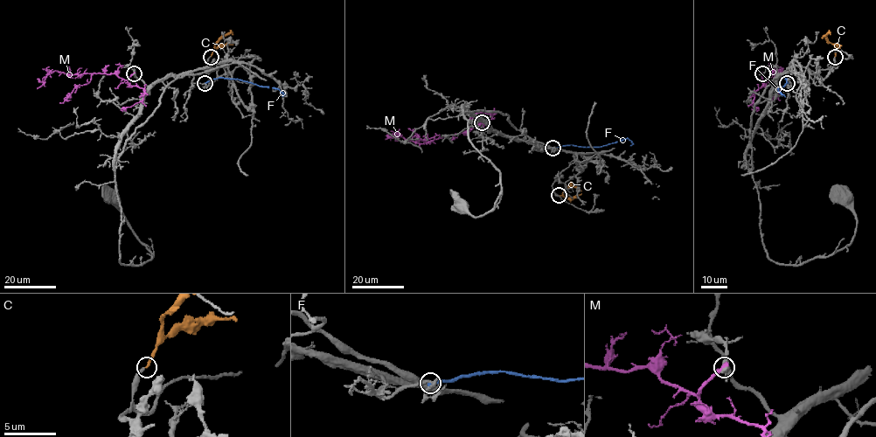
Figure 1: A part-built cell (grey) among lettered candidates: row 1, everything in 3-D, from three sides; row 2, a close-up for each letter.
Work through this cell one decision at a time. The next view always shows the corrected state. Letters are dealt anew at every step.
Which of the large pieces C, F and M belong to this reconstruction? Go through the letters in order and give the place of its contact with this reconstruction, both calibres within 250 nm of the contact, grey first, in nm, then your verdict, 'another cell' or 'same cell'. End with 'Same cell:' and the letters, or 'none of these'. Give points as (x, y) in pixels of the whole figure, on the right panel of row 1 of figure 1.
C: contact (835, 57); calibres 190 and 200 nm; same cell
F: contact (787, 83); calibres 260 and 240 nm; another cell
M: contact (762, 73); calibres 320 and 300 nm; another cell
Same cell: C

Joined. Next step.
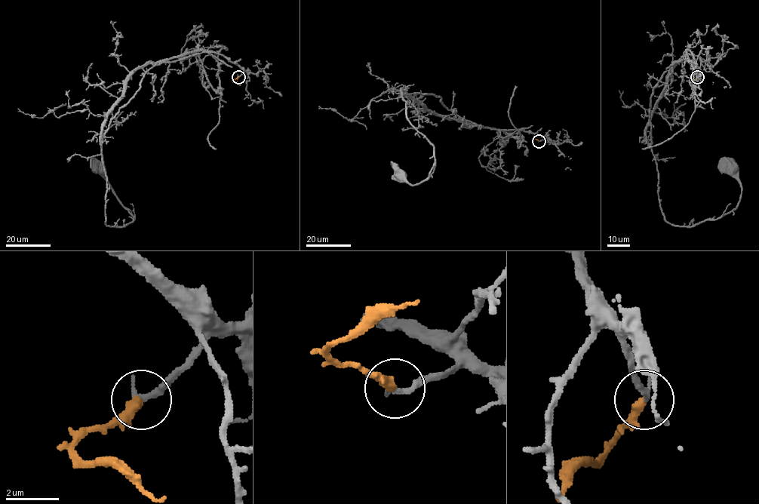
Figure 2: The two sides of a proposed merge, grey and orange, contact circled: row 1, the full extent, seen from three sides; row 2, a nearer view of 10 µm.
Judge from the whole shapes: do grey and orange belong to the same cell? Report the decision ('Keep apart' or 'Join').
Join

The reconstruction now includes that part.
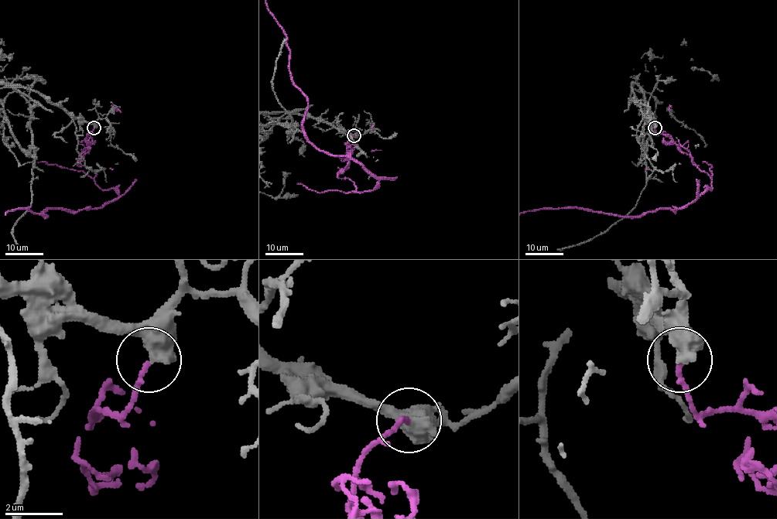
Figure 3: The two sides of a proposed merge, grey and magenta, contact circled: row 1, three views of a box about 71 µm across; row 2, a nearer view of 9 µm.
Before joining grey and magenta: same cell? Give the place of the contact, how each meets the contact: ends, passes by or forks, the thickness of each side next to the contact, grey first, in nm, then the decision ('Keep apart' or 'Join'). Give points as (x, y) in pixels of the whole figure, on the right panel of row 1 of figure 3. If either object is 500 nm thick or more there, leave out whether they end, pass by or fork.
Place: (655, 128). Thickness 650 nm (grey) against 150 nm. Keep apart

